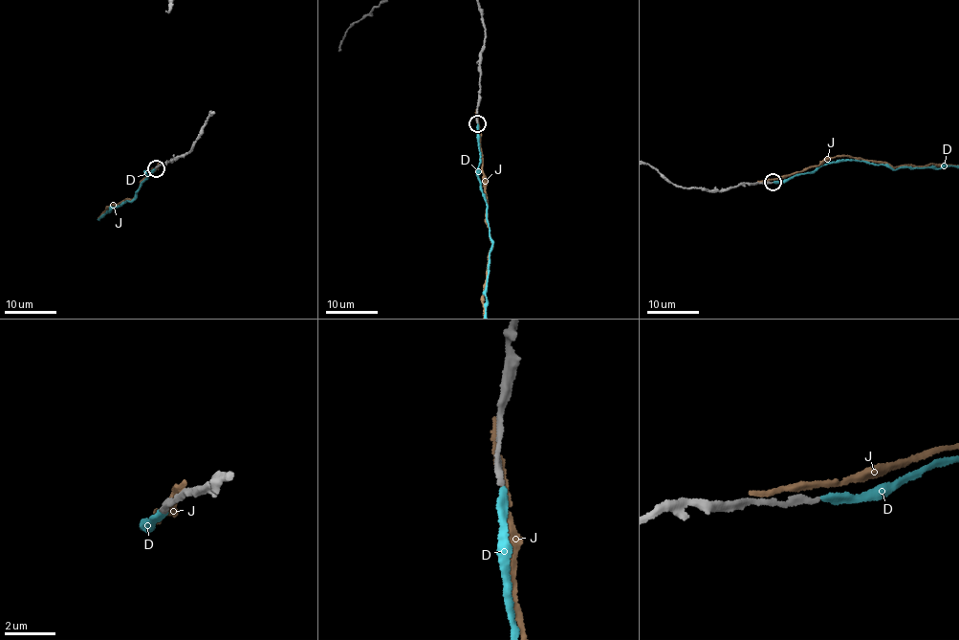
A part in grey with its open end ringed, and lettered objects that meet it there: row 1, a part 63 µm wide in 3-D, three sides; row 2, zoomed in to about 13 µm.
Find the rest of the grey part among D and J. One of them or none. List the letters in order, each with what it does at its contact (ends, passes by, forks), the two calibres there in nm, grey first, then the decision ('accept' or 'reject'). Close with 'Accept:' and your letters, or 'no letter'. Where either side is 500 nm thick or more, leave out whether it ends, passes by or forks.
D: it ends; calibres 240 and 280 nm; accept
J: it passes by; calibres 320 and 240 nm; reject
Accept: D

